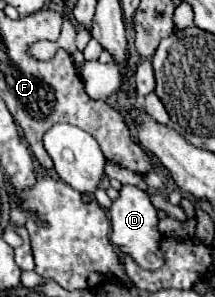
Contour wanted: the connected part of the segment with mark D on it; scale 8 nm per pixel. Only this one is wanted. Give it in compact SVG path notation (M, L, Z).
M125 184L119 190L117 200L113 200L109 216L111 216L111 242L121 250L129 252L143 268L159 268L157 244L161 240L161 232L157 230L157 222L159 222L157 208L151 204L149 194L137 186Z

